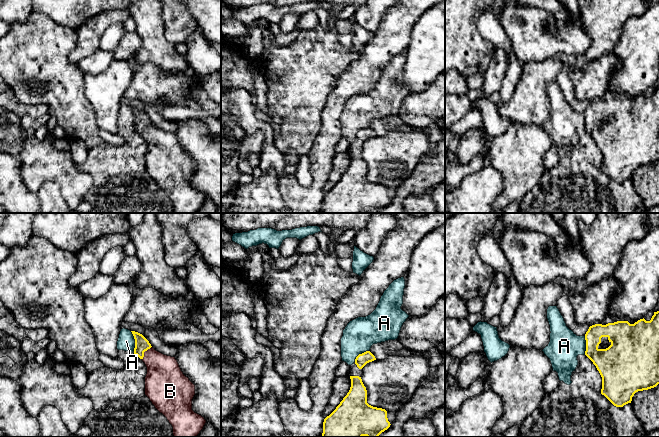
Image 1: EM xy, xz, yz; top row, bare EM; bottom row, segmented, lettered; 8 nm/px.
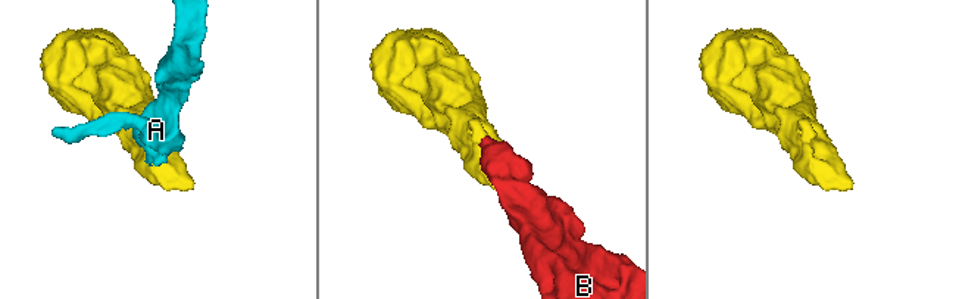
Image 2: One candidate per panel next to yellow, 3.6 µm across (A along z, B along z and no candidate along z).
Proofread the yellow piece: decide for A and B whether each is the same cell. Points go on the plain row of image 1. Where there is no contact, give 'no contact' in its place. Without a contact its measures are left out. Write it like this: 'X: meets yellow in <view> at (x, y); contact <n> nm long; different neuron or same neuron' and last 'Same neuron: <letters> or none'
A: meets yellow in xy at (135, 118); contact 180 nm long; different neuron
B: meets yellow in xy at (144, 127); contact 130 nm long; same neuron
Same neuron: B

